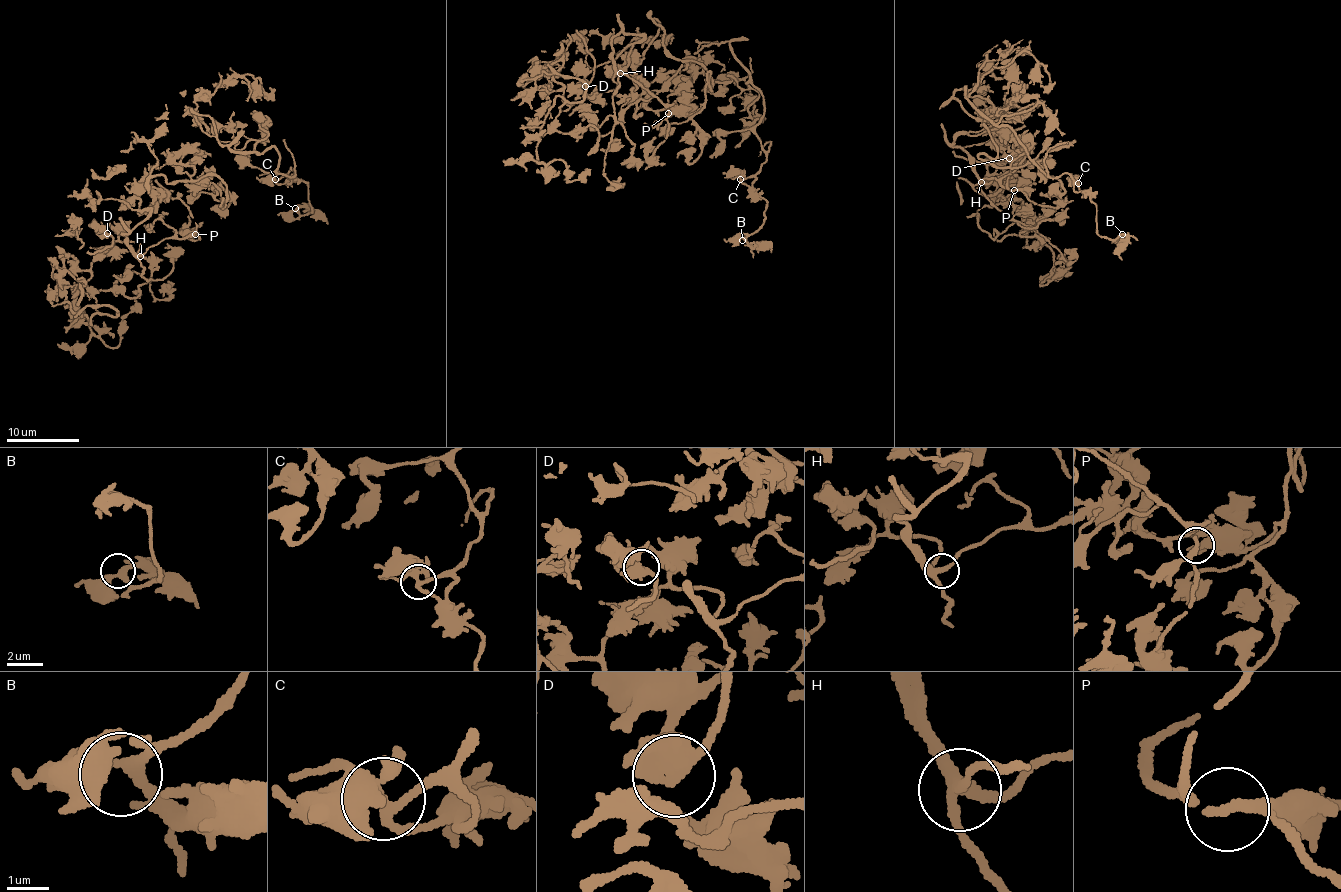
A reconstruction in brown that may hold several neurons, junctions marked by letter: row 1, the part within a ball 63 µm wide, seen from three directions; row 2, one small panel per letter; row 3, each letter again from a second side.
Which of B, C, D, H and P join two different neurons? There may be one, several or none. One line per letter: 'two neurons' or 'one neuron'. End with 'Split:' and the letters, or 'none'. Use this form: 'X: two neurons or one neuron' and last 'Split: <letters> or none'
B: one neuron
C: one neuron
D: one neuron
H: one neuron
P: one neuron
Split: none

